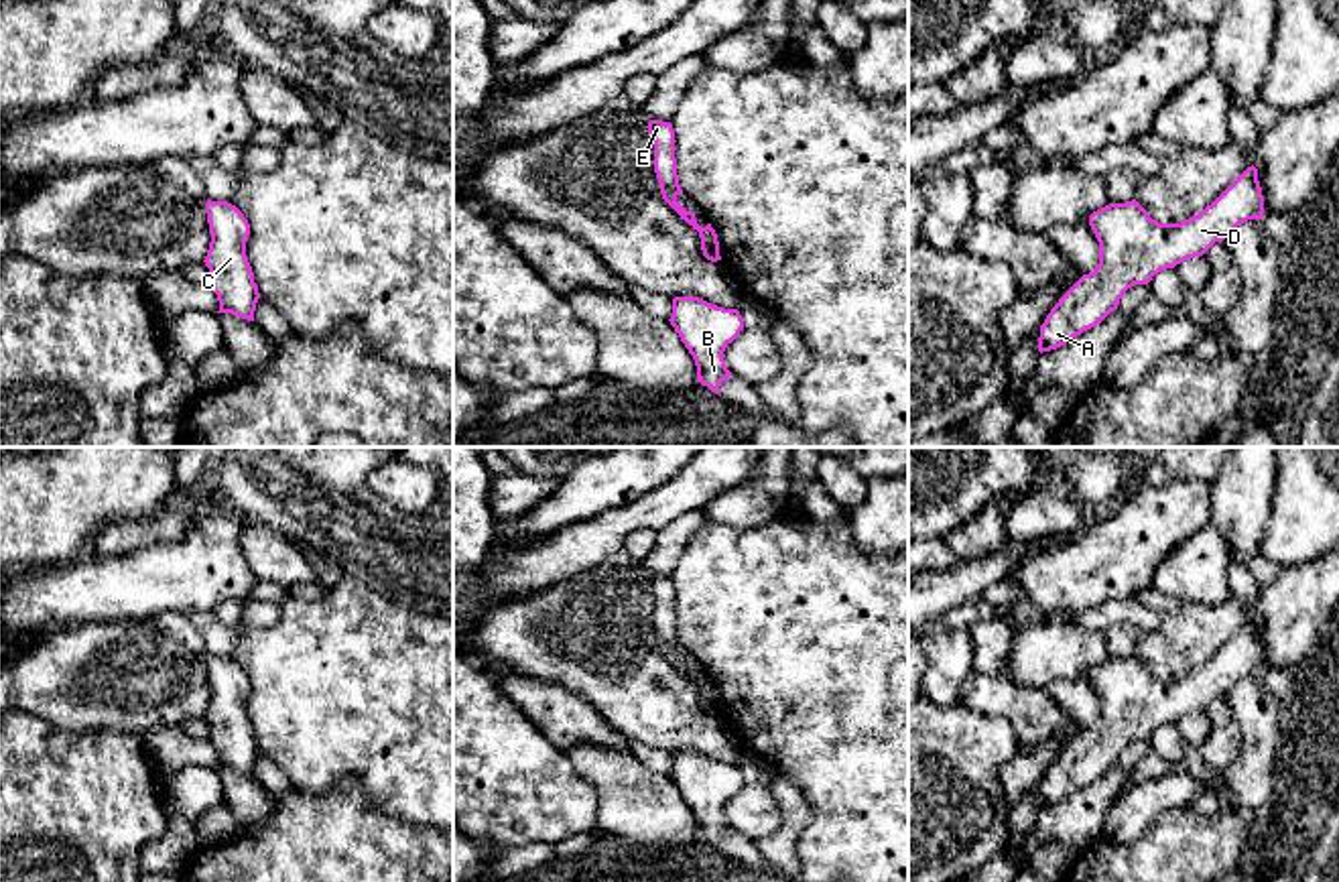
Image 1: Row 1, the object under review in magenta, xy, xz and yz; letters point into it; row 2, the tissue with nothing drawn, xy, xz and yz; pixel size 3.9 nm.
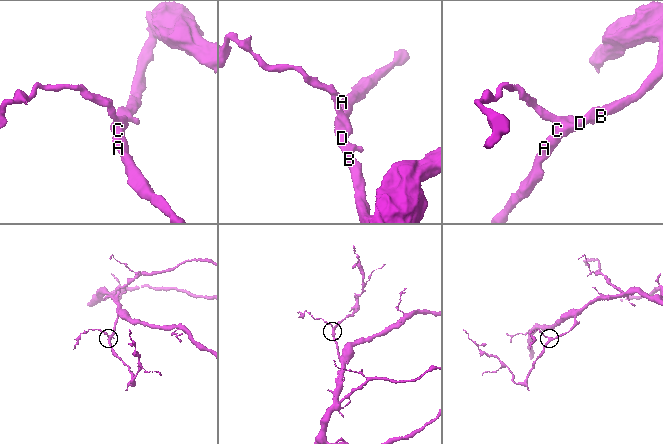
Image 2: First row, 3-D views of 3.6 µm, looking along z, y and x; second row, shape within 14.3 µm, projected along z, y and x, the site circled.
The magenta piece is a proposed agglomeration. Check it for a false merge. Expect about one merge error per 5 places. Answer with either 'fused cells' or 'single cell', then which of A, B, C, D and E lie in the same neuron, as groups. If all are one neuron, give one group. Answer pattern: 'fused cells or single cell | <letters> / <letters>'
single cell | A B C D E

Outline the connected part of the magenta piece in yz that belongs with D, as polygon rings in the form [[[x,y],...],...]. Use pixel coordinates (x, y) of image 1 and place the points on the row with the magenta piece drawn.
[[[1248,167],[1211,205],[1181,224],[1158,224],[1136,201],[1109,203],[1089,215],[1099,264],[1083,274],[1040,325],[1038,352],[1050,352],[1101,323],[1134,285],[1203,256],[1248,219],[1264,217],[1258,169]]]

